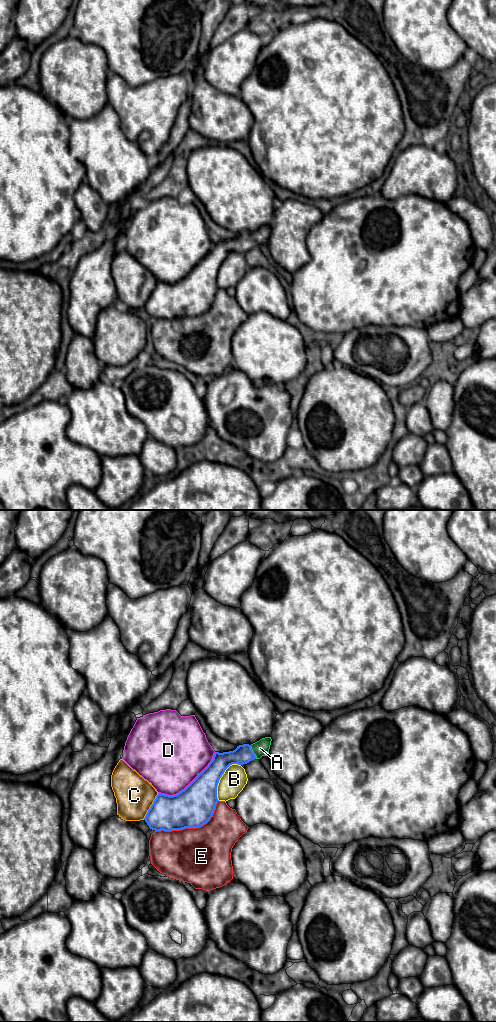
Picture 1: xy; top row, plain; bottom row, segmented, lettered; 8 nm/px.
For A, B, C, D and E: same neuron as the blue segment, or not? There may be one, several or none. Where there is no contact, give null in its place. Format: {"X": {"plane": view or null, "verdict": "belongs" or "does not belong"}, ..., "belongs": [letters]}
{"A": {"plane": "xy", "verdict": "belongs"}, "B": {"plane": "xy", "verdict": "does not belong"}, "C": {"plane": "xy", "verdict": "does not belong"}, "D": {"plane": "xy", "verdict": "does not belong"}, "E": {"plane": "xy", "verdict": "does not belong"}, "belongs": ["A"]}

